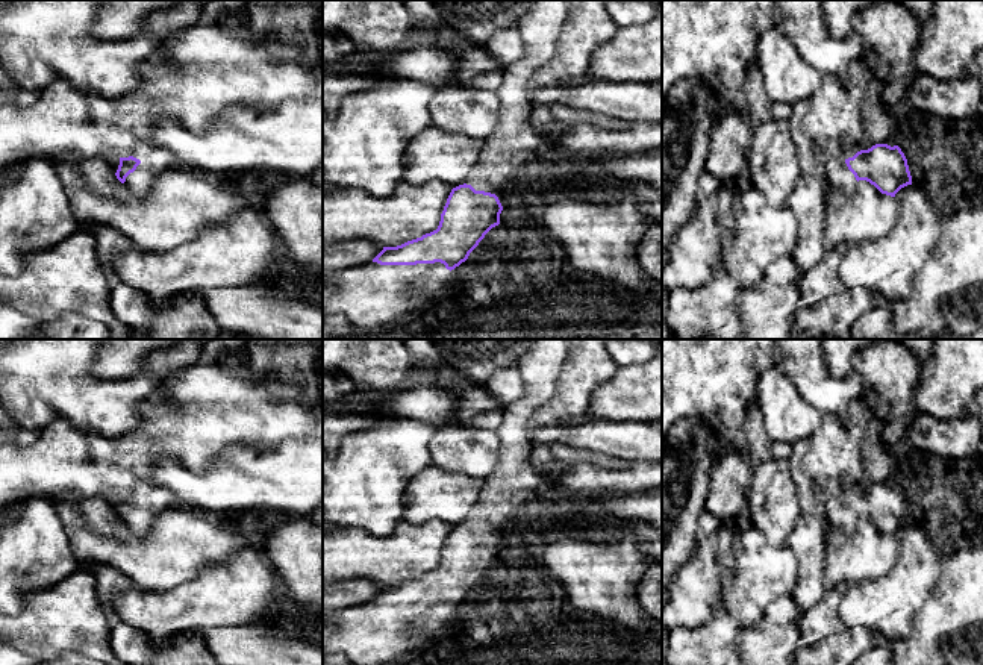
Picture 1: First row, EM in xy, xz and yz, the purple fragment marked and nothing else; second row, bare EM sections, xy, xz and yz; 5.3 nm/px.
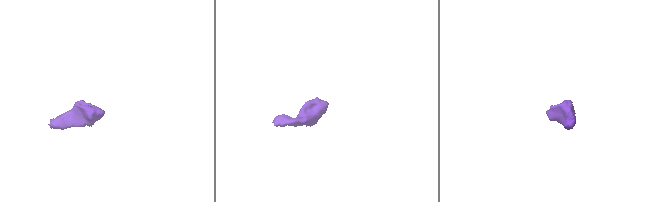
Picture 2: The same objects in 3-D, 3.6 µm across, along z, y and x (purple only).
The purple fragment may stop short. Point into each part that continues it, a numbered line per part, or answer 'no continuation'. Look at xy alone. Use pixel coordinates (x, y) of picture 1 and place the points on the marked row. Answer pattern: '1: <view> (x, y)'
1: xy (158, 159)

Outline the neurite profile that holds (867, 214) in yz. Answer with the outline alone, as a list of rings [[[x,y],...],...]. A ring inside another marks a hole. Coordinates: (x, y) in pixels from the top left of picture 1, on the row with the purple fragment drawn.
[[[866,180],[853,194],[833,191],[825,203],[824,248],[854,245],[886,236],[895,226],[898,204]]]

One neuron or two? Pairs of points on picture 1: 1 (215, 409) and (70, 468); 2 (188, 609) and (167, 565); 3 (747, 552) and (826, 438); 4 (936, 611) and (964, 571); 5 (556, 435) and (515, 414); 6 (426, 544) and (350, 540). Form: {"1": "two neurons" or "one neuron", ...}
{"1": "one neuron", "2": "two neurons", "3": "two neurons", "4": "one neuron", "5": "two neurons", "6": "one neuron"}

